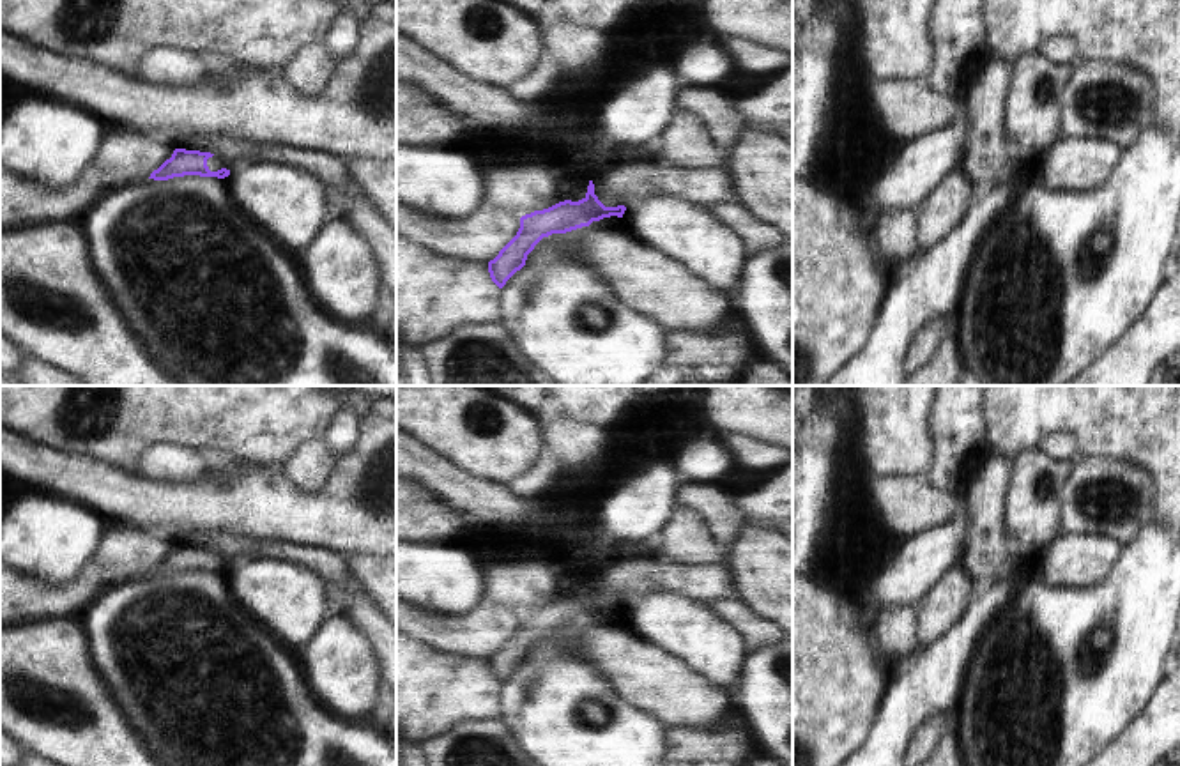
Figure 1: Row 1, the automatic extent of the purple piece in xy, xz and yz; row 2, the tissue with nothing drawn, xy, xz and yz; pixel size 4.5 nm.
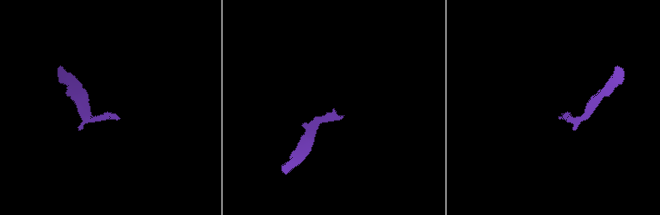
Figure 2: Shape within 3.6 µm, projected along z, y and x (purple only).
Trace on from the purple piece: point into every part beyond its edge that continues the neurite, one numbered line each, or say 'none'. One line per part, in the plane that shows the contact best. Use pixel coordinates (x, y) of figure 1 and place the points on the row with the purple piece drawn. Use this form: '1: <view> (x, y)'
1: xz (628, 183).

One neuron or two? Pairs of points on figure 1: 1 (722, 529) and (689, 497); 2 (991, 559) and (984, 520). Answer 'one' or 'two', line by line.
1: one
2: one

